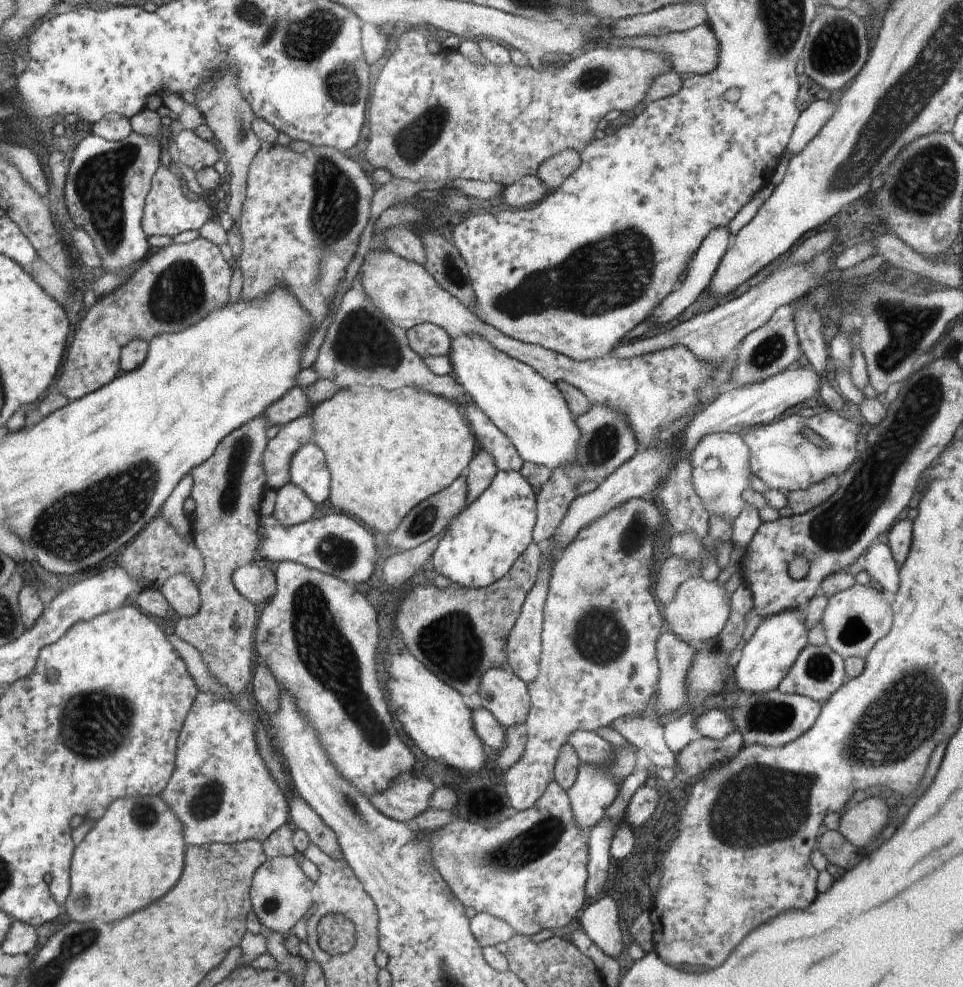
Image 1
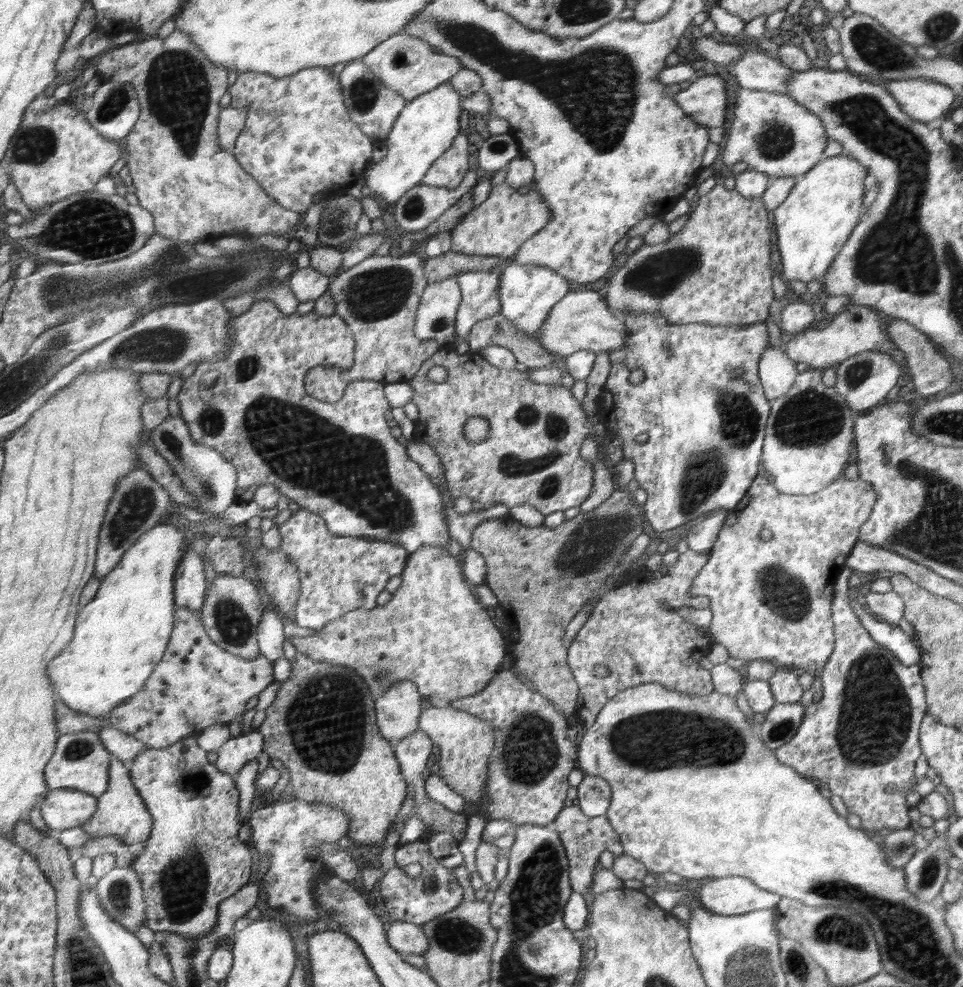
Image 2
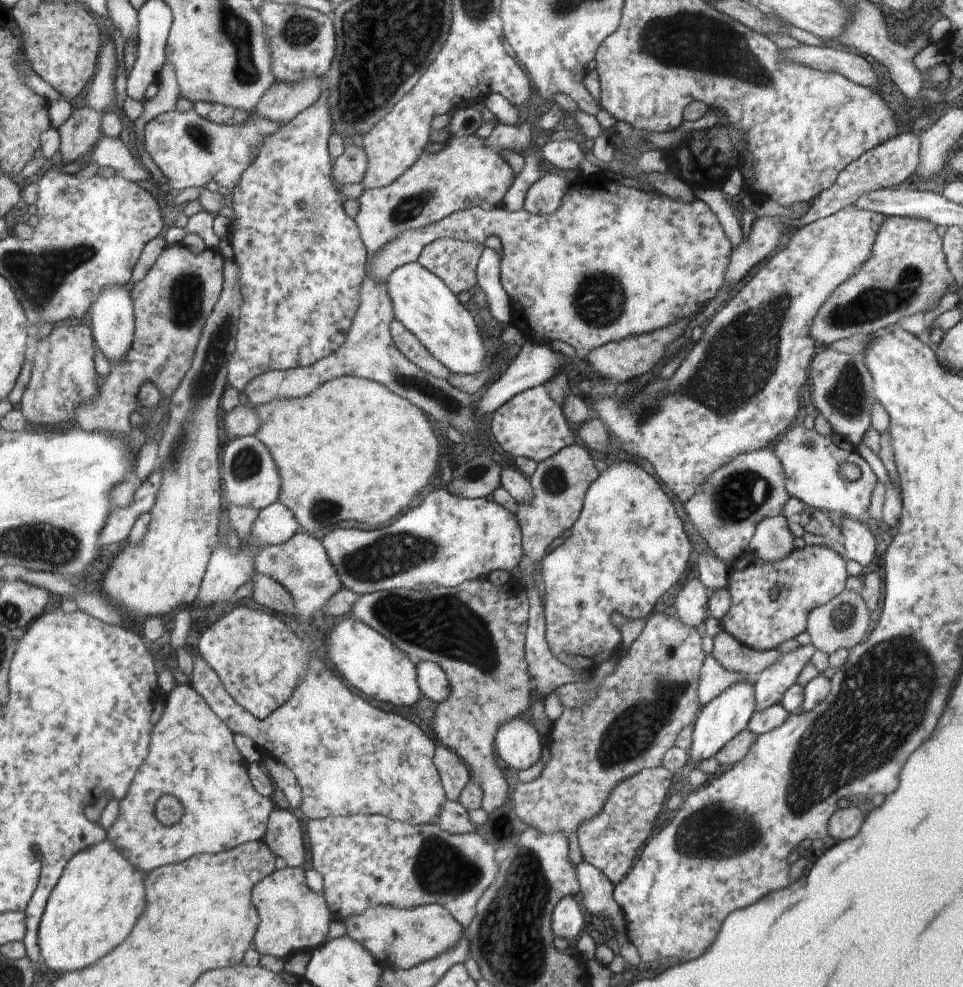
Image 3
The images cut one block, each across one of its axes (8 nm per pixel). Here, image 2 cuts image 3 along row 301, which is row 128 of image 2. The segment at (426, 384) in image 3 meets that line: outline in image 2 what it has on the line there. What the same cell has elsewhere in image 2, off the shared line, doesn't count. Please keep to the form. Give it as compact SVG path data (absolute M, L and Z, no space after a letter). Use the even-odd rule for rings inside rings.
M361 58L348 61L339 73L338 81L342 85L342 95L350 118L376 146L386 145L388 133L391 132L395 121L399 118L399 113L406 108L409 101L391 87L384 86L383 81L362 62Z

